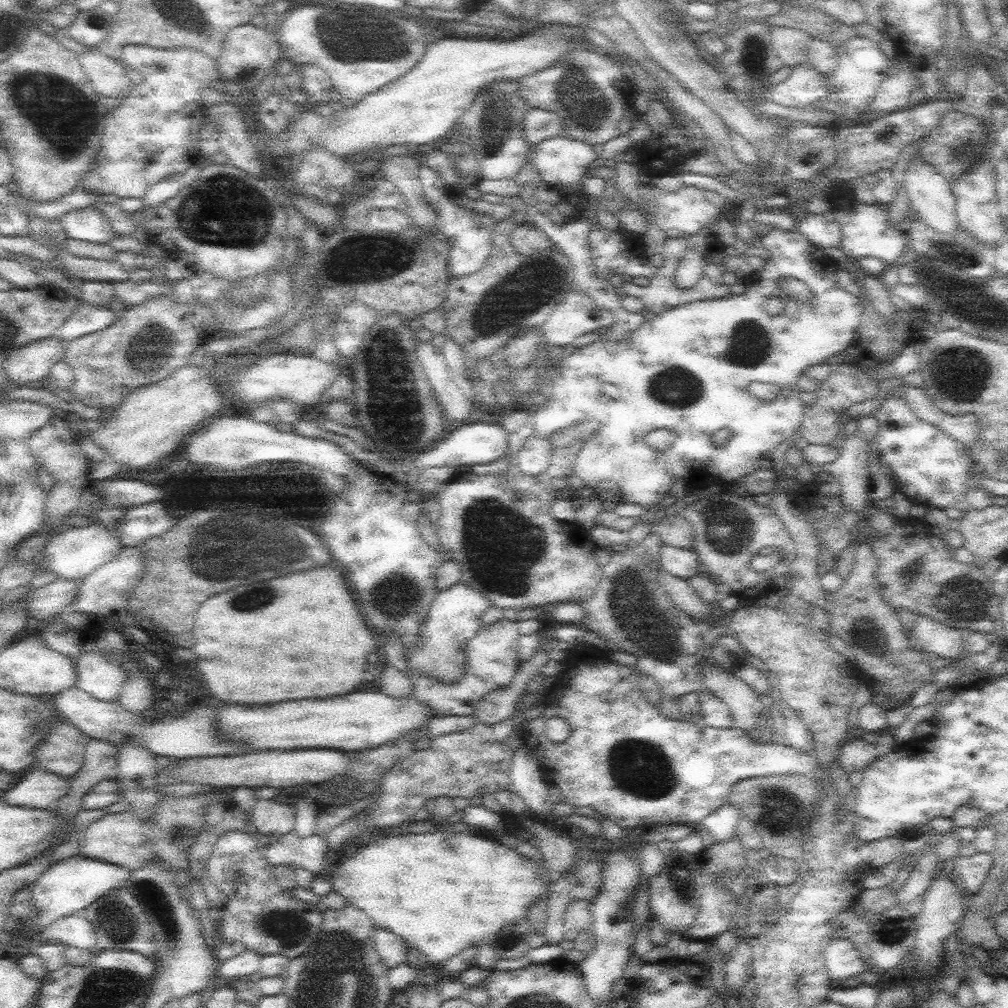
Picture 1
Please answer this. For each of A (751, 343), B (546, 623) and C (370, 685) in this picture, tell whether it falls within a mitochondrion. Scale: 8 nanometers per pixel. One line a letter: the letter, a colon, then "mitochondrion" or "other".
A: mitochondrion
B: other
C: other

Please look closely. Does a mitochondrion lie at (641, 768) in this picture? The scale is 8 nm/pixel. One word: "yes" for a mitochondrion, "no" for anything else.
yes

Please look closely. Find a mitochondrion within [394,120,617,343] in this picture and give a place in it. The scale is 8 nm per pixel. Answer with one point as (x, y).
(543, 277)

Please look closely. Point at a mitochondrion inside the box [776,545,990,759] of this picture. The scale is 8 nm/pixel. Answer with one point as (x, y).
(947, 593)

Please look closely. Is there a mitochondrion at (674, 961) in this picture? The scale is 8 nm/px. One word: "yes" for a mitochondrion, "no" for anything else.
no

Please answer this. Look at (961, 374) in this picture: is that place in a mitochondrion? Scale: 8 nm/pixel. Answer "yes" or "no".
yes

